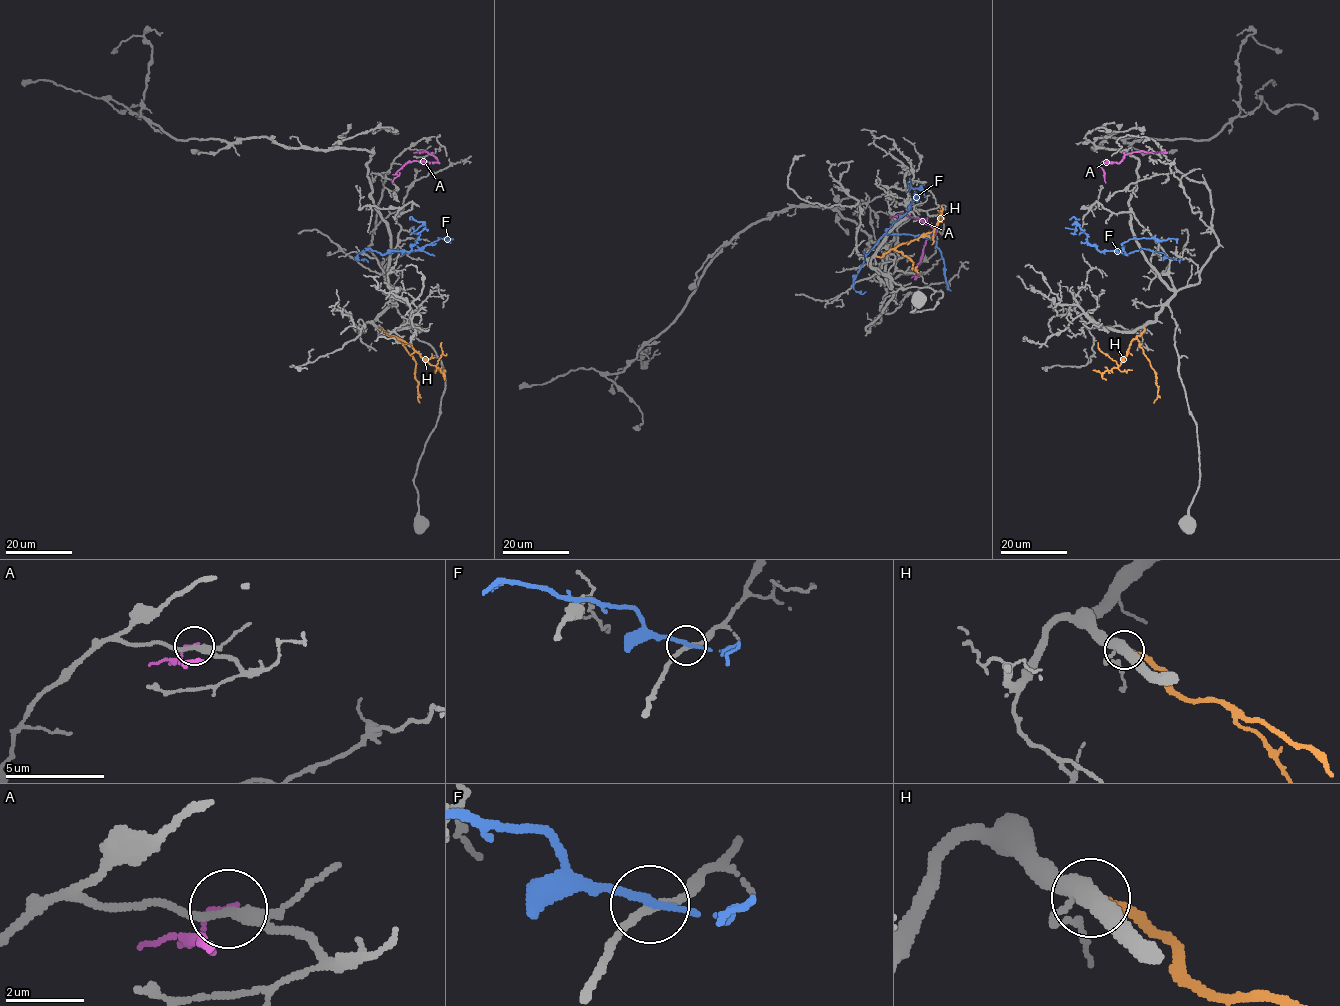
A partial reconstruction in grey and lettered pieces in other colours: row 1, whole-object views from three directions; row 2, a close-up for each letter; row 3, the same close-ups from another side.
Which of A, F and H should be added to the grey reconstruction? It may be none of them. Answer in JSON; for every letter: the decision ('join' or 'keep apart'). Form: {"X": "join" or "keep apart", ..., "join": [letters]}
{"A": "keep apart", "F": "keep apart", "H": "join", "join": ["H"]}

